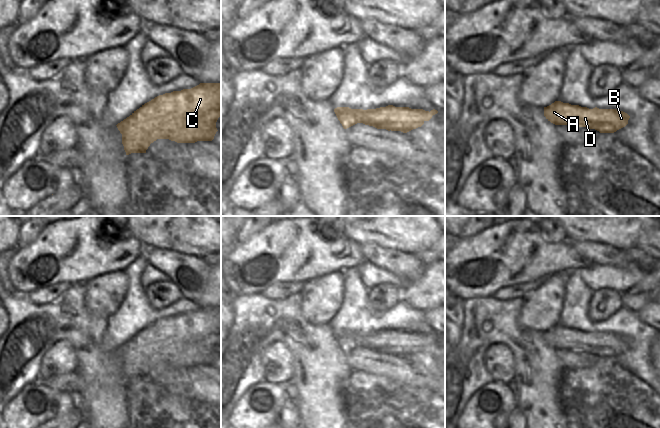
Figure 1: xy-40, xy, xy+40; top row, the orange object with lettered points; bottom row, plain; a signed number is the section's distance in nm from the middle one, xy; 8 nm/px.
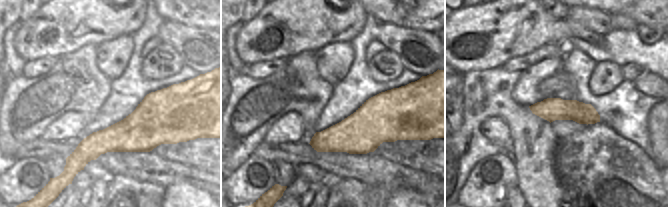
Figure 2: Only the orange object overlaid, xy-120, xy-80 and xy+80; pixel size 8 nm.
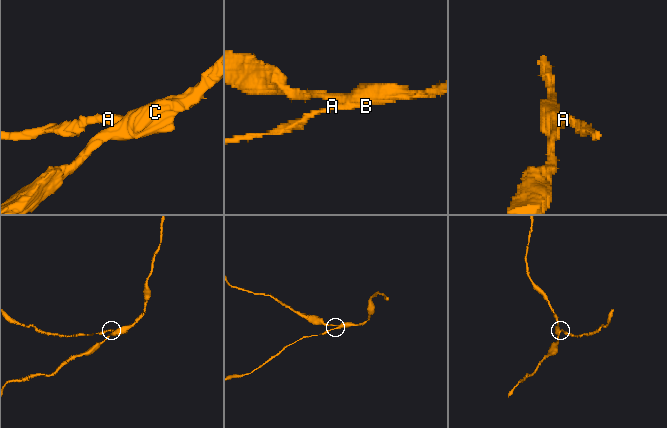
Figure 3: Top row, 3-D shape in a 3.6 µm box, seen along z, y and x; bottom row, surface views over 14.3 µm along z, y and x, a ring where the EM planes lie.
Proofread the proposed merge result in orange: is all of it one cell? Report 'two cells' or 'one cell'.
two cells

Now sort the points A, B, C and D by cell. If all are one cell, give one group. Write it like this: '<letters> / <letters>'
A B D / C

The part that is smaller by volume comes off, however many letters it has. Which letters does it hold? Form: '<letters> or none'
A, B, D

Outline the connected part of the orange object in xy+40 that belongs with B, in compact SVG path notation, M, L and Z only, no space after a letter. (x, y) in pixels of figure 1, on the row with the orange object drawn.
M555 101L544 107L544 116L555 125L575 125L595 129L600 133L614 133L628 124L630 116L617 109L589 109Z

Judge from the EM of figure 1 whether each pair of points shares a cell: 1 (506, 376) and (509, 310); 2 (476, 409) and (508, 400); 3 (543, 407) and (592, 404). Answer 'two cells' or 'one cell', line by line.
1: two cells
2: one cell
3: two cells

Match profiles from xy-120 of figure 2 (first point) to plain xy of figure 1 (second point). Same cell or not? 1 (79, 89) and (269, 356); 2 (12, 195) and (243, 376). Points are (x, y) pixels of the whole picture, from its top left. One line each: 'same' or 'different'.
1: different
2: different

